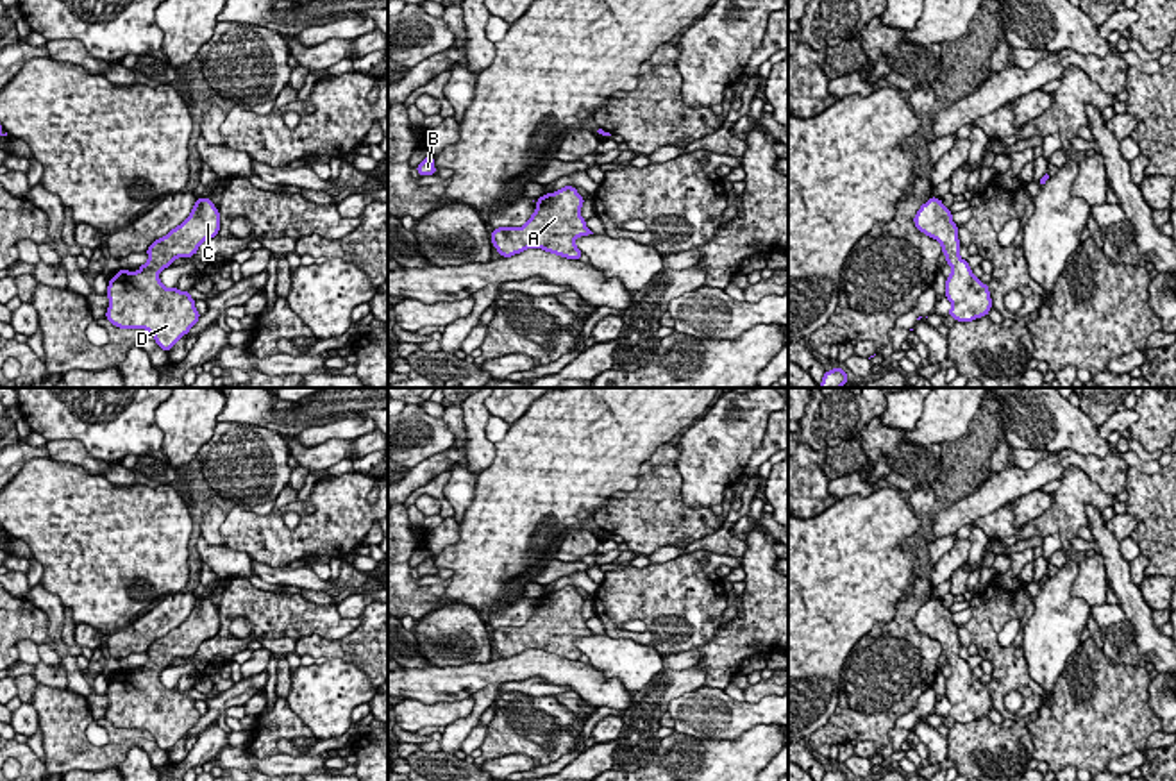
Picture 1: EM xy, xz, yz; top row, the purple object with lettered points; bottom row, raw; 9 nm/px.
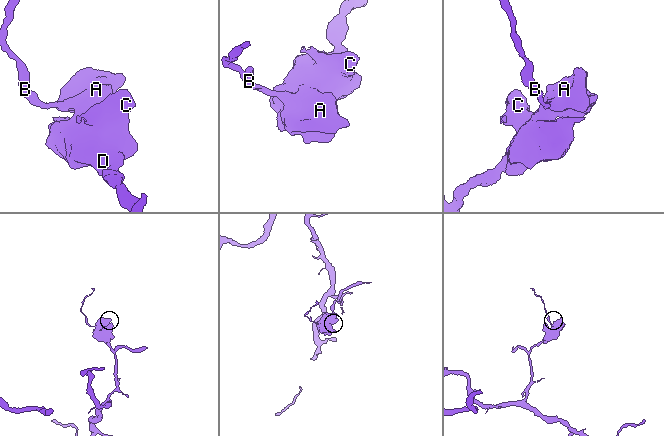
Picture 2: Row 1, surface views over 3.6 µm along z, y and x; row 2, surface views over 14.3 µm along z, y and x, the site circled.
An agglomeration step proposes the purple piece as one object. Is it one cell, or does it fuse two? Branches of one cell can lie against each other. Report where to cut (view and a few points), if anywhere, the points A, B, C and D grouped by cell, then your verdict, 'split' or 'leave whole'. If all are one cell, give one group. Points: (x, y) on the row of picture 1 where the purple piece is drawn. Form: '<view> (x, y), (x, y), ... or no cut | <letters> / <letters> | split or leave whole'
no cut | A B C D | leave whole

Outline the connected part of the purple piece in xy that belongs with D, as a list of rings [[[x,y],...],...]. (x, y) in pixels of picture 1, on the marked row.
[[[197,198],[189,216],[155,239],[148,261],[138,272],[120,270],[109,279],[105,318],[120,329],[145,329],[155,343],[170,352],[189,332],[200,313],[188,291],[166,288],[159,273],[177,257],[191,257],[198,247],[218,234],[220,213],[211,198]]]

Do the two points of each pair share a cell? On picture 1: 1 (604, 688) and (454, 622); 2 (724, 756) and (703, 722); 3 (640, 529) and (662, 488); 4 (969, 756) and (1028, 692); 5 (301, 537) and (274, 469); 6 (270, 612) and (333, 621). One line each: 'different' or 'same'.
1: different
2: different
3: same
4: different
5: different
6: same

